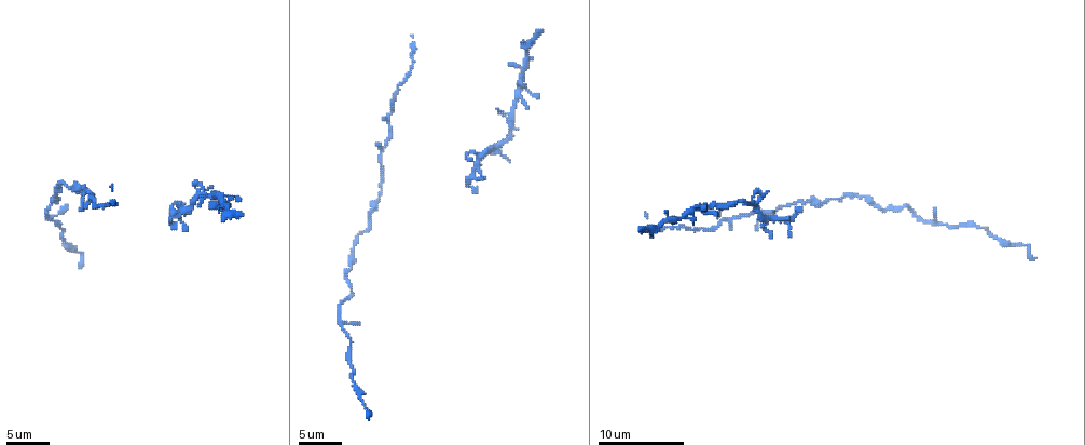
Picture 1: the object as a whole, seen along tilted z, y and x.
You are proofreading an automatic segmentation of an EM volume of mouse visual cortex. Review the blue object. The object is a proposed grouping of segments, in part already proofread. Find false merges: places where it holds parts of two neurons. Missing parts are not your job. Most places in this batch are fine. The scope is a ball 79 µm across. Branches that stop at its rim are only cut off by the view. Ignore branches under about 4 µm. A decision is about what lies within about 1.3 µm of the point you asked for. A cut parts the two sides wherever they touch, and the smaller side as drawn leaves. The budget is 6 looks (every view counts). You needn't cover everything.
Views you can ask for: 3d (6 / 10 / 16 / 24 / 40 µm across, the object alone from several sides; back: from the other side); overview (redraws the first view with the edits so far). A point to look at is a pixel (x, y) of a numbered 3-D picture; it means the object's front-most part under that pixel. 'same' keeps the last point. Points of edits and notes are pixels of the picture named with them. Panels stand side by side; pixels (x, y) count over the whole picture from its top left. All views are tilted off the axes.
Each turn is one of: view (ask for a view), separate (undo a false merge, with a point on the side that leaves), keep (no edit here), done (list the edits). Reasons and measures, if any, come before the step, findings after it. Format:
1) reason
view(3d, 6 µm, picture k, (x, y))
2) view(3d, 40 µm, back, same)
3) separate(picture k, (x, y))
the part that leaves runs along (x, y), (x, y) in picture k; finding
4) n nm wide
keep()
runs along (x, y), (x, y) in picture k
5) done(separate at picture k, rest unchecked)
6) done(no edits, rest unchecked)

arms part here
view(3d, 6 µm, picture 1, (87, 191))

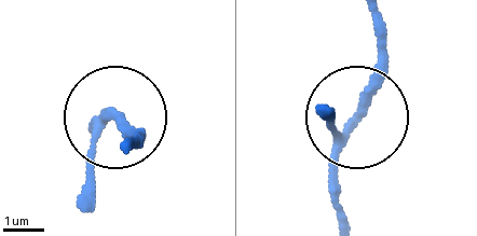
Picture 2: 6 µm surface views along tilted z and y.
view(3d, 6 µm, back, picture 2, (356, 116))

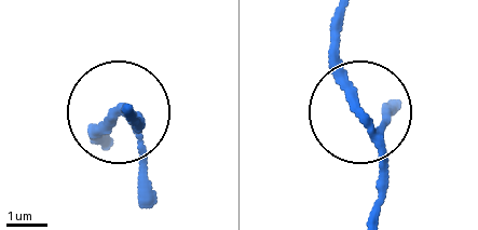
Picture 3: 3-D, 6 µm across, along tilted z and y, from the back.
keep()
runs along (358, 104), (332, 25) in picture 3; all the same neuron

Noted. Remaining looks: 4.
three arms meet
view(3d, 6 µm, picture 1, (183, 207))

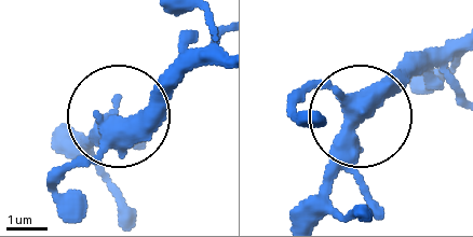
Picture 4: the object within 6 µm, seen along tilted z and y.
3 arms
keep()
one neuron here

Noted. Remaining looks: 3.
two arms in line, one across
view(3d, 10 µm, picture 1, (522, 67))

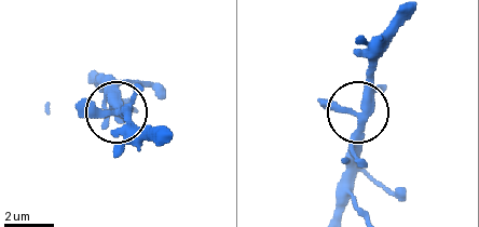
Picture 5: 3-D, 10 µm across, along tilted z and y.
3 arms
keep()
one neuron here

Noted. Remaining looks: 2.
done(no edits, rest unchecked)

